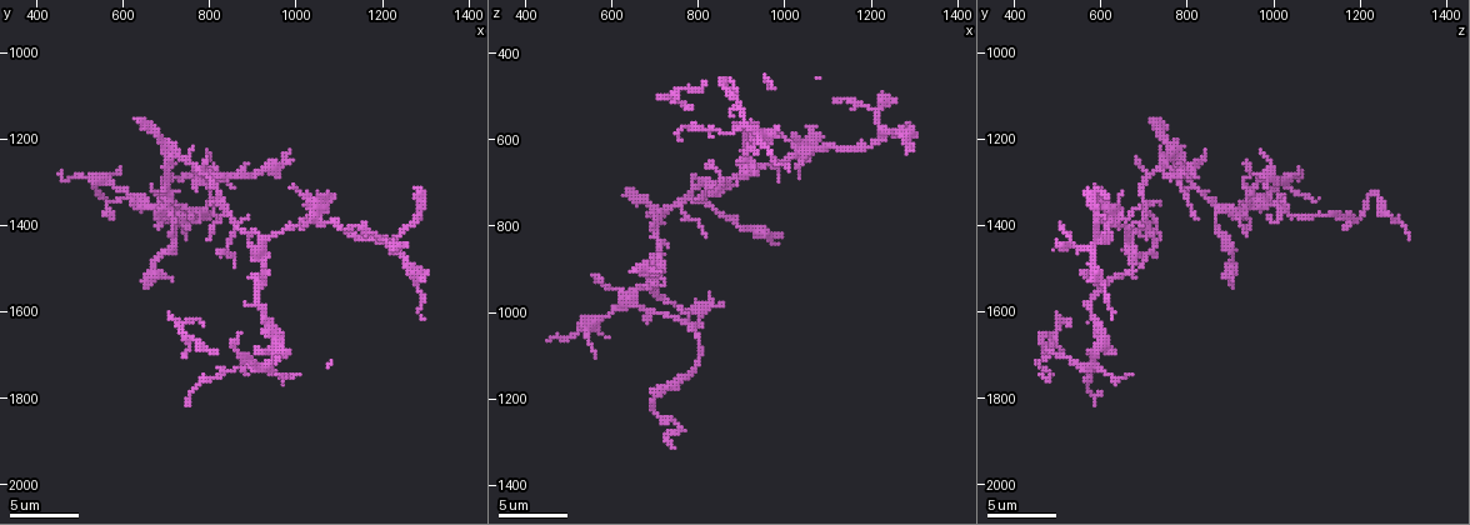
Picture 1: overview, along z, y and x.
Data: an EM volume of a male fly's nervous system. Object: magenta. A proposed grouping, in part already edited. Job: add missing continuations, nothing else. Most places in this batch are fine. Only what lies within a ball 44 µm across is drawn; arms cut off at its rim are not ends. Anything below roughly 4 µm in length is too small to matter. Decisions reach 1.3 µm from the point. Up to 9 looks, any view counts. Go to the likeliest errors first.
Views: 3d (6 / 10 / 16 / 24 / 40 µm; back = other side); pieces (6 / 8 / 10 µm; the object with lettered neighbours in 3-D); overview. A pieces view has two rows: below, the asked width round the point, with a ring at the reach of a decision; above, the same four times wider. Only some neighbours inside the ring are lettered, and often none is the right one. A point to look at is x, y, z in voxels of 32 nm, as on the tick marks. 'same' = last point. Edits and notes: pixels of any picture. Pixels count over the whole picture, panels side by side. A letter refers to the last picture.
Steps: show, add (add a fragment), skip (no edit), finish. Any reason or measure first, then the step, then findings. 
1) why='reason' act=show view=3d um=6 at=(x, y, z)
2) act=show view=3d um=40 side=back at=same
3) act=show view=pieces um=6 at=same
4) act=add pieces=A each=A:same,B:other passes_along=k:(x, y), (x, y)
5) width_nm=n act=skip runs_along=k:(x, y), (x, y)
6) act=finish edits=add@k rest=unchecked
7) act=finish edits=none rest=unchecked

why='free end' act=show view=pieces um=6 at=(745, 1430, 1315)

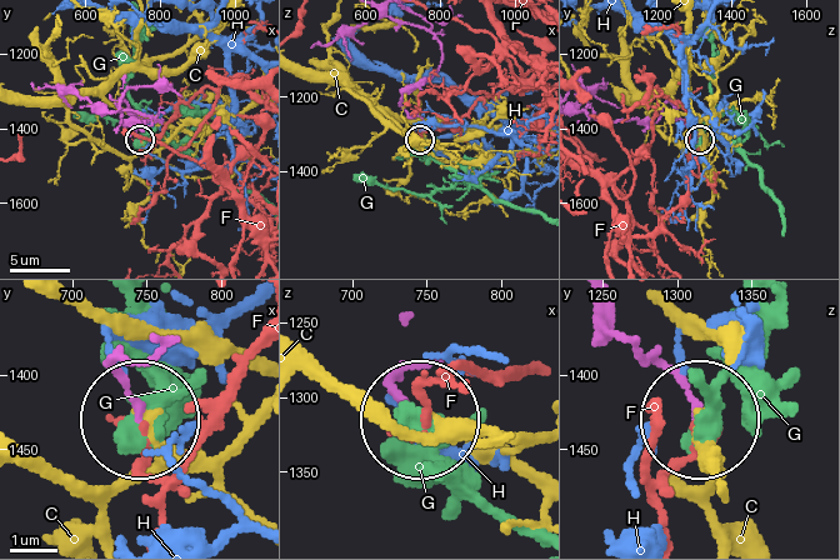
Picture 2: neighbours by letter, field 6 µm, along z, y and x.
act=skip each=C:other,F:other,G:other,H:other found='none of them fits'

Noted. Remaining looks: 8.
why='an open end' act=show view=3d um=6 at=(910, 1690, 630)

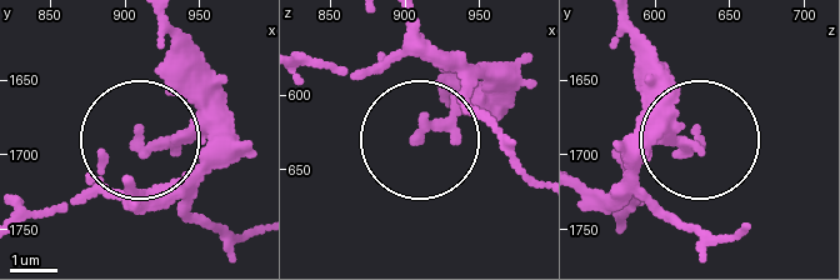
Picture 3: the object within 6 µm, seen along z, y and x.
why='see the neighbours' act=show view=pieces um=10 at=(910, 1696, 630)

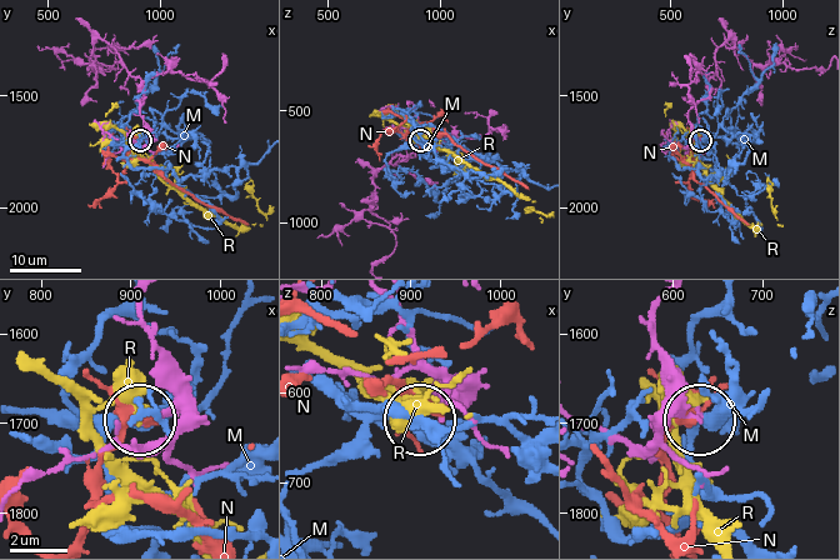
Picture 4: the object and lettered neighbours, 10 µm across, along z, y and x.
act=skip each=M:other,N:other,R:other found='none of them fits'

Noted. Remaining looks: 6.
why='thin end' act=show view=pieces um=8 at=(675, 1400, 945)

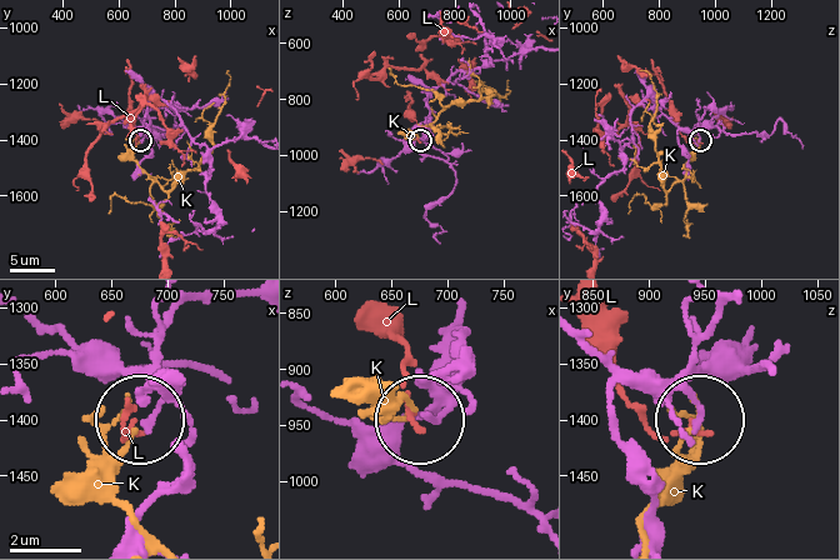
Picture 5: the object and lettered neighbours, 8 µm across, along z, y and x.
act=skip each=K:other,L:other runs_along=5:(640, 104), (649, 96), (699, 139) found='none of them fits'

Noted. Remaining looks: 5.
why='an open end' act=show view=pieces um=8 at=(655, 1545, 905)

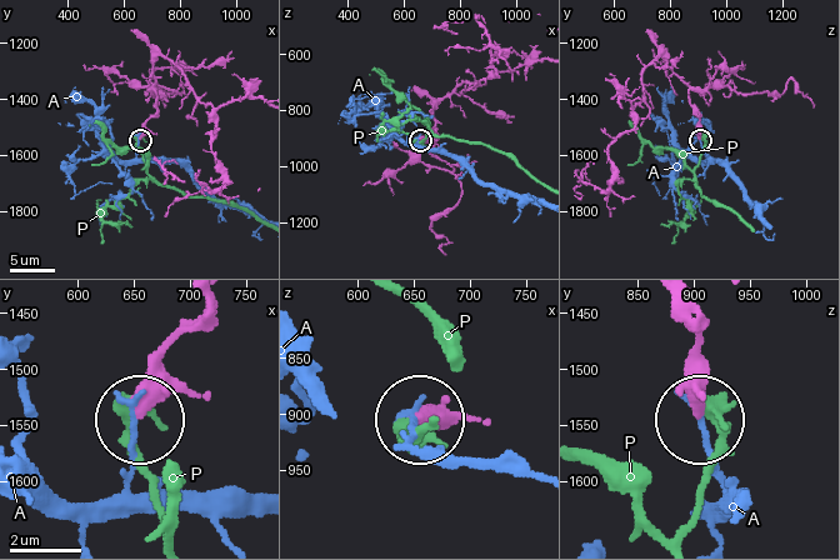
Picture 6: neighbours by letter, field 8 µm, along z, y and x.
act=skip each=A:other,P:other runs_along=6:(674, 304), (700, 349), (700, 418) found='no lettered fragment goes on from it'

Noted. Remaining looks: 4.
act=finish edits=none rest=unchecked

